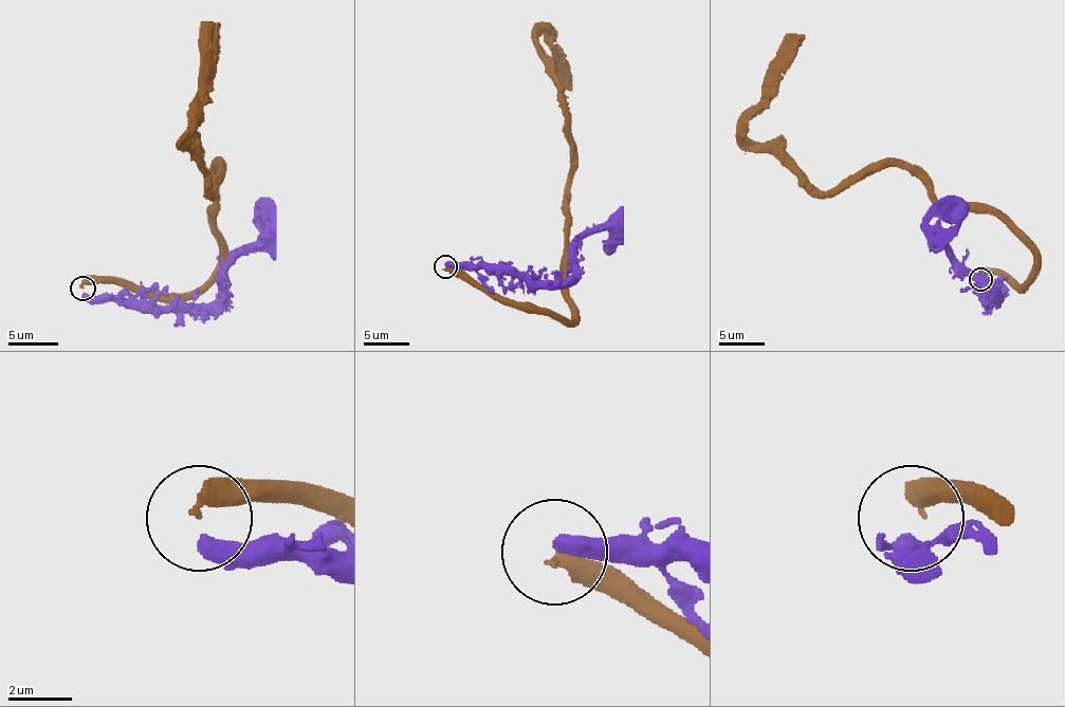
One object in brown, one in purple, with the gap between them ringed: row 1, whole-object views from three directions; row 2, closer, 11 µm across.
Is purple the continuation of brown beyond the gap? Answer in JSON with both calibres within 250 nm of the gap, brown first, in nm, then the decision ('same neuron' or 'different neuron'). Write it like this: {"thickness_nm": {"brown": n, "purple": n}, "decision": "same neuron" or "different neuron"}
{"thickness_nm": {"brown": 550, "purple": 480}, "decision": "different neuron"}

